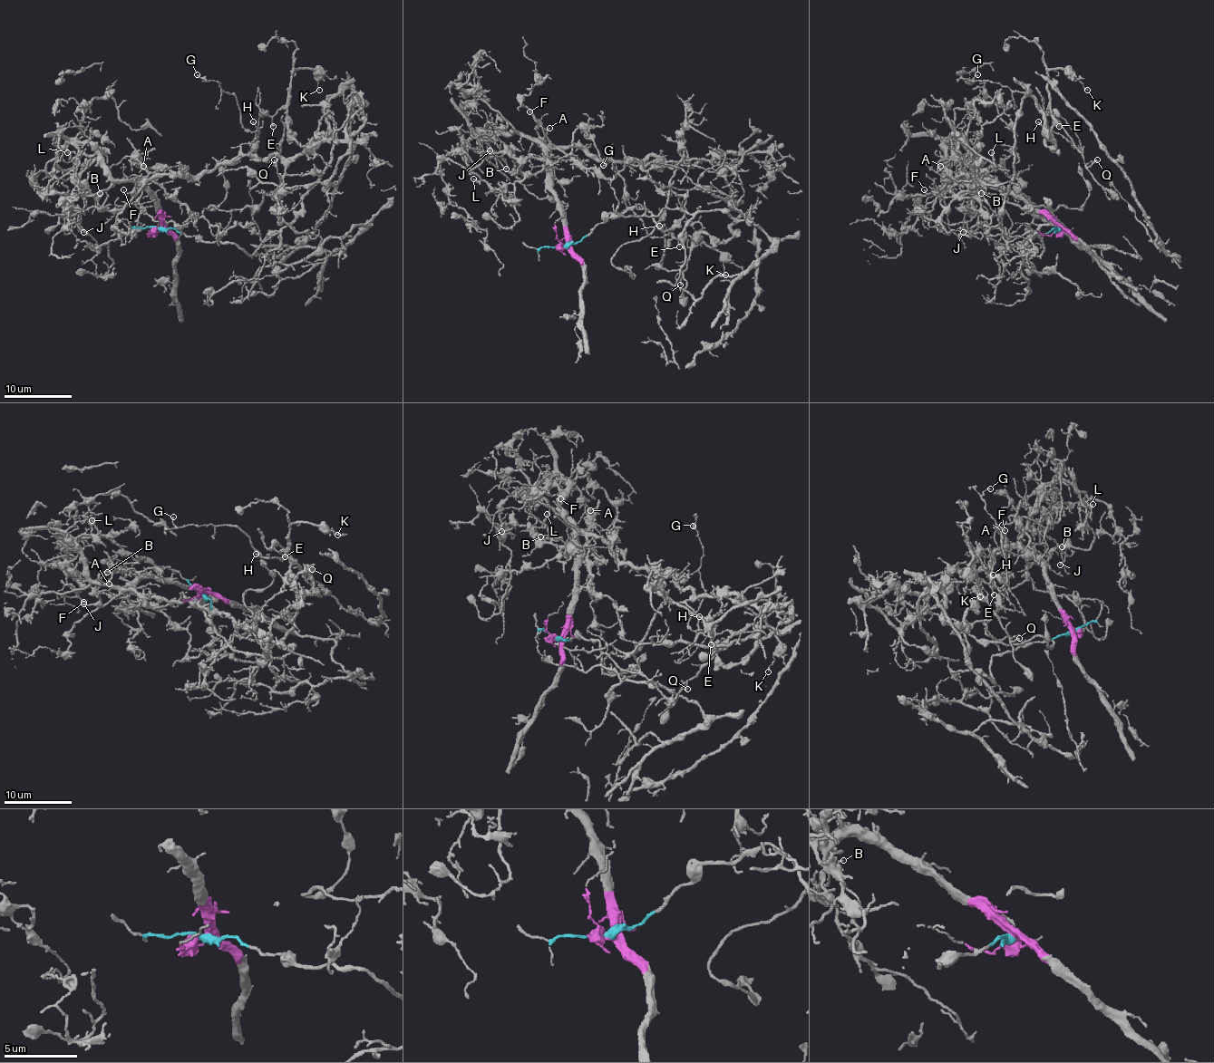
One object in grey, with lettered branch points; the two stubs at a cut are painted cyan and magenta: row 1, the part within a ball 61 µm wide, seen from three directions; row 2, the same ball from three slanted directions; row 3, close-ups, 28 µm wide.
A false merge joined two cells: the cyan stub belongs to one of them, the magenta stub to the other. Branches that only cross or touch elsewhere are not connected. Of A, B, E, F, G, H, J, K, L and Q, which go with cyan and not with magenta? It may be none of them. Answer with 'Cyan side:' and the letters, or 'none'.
Cyan side: E, G, H, K, Q

